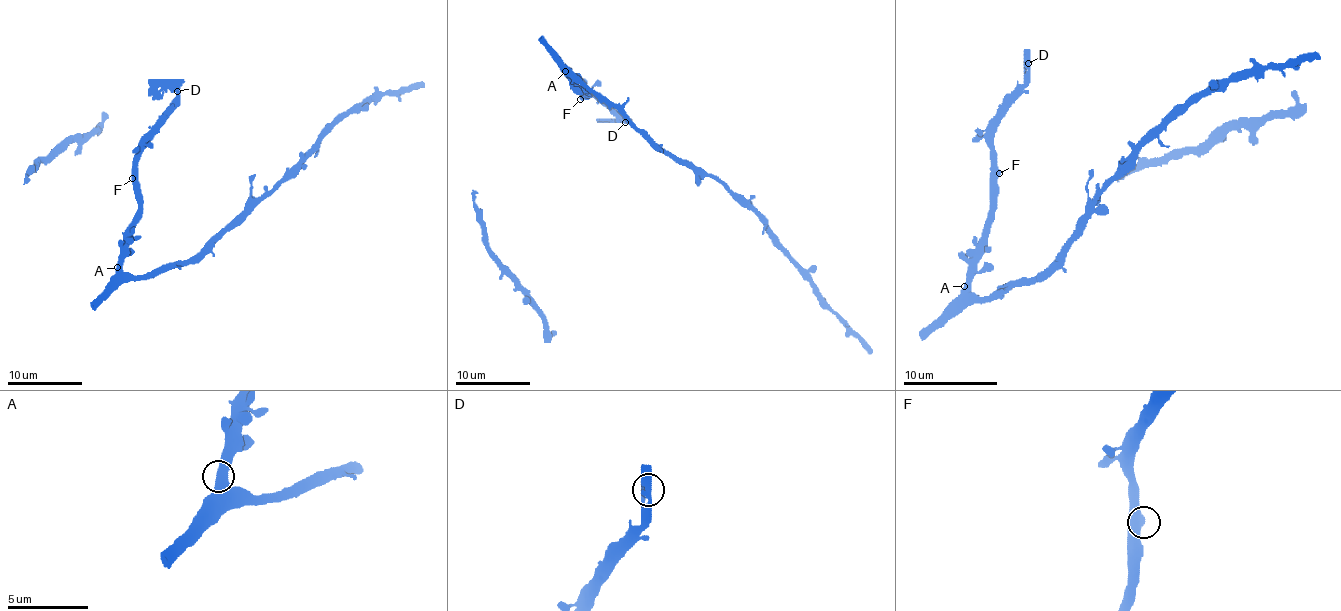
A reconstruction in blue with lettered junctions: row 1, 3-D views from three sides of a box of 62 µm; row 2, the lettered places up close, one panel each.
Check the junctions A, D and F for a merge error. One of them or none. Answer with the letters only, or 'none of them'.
D

